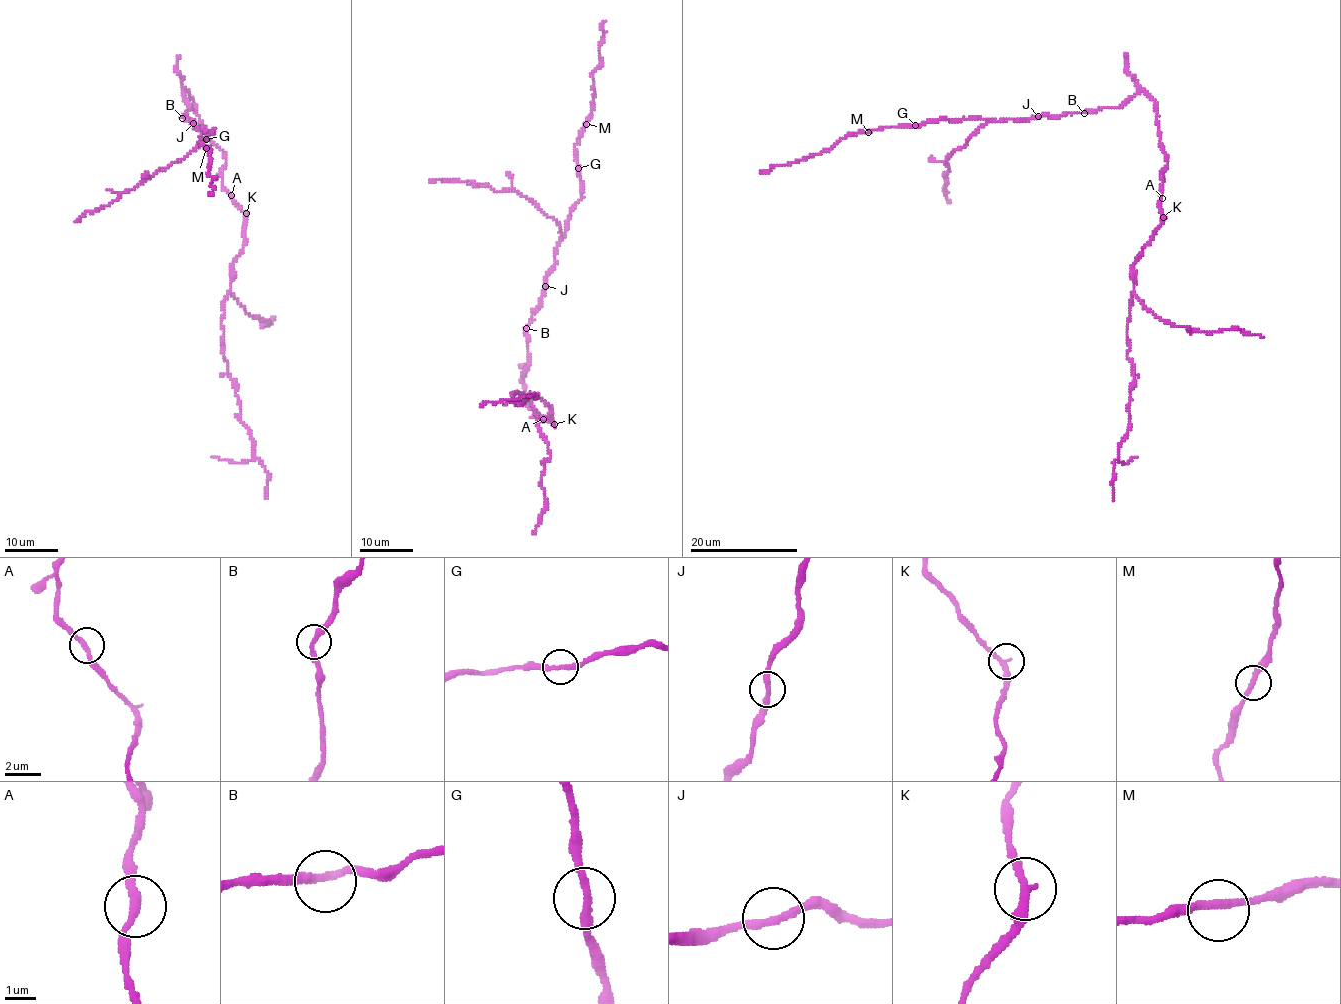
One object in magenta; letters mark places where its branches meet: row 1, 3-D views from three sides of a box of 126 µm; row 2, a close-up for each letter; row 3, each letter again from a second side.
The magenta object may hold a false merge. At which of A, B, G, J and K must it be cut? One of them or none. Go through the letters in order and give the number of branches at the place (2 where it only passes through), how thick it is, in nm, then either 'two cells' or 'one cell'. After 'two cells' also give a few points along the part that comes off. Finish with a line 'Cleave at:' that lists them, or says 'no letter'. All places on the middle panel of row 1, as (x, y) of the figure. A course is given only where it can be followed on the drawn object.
A: branches 2; calibre 240 nm; one cell
B: branches 2; calibre 280 nm; one cell
G: branches 2; calibre 280 nm; one cell
J: branches 2; calibre 280 nm; one cell
K: branches 2; calibre 300 nm; one cell
Cleave at: no letter

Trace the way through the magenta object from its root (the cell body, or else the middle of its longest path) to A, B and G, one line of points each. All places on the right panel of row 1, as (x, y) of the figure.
A: (1157, 113), (1159, 146), (1167, 161), (1162, 174), (1162, 198)
B: (1157, 113), (1154, 102), (1143, 91), (1138, 90), (1119, 107), (1103, 107), (1084, 113)
G: (1157, 113), (1154, 102), (1138, 90), (1119, 107), (1095, 111), (1000, 121), (933, 119), (915, 125)

